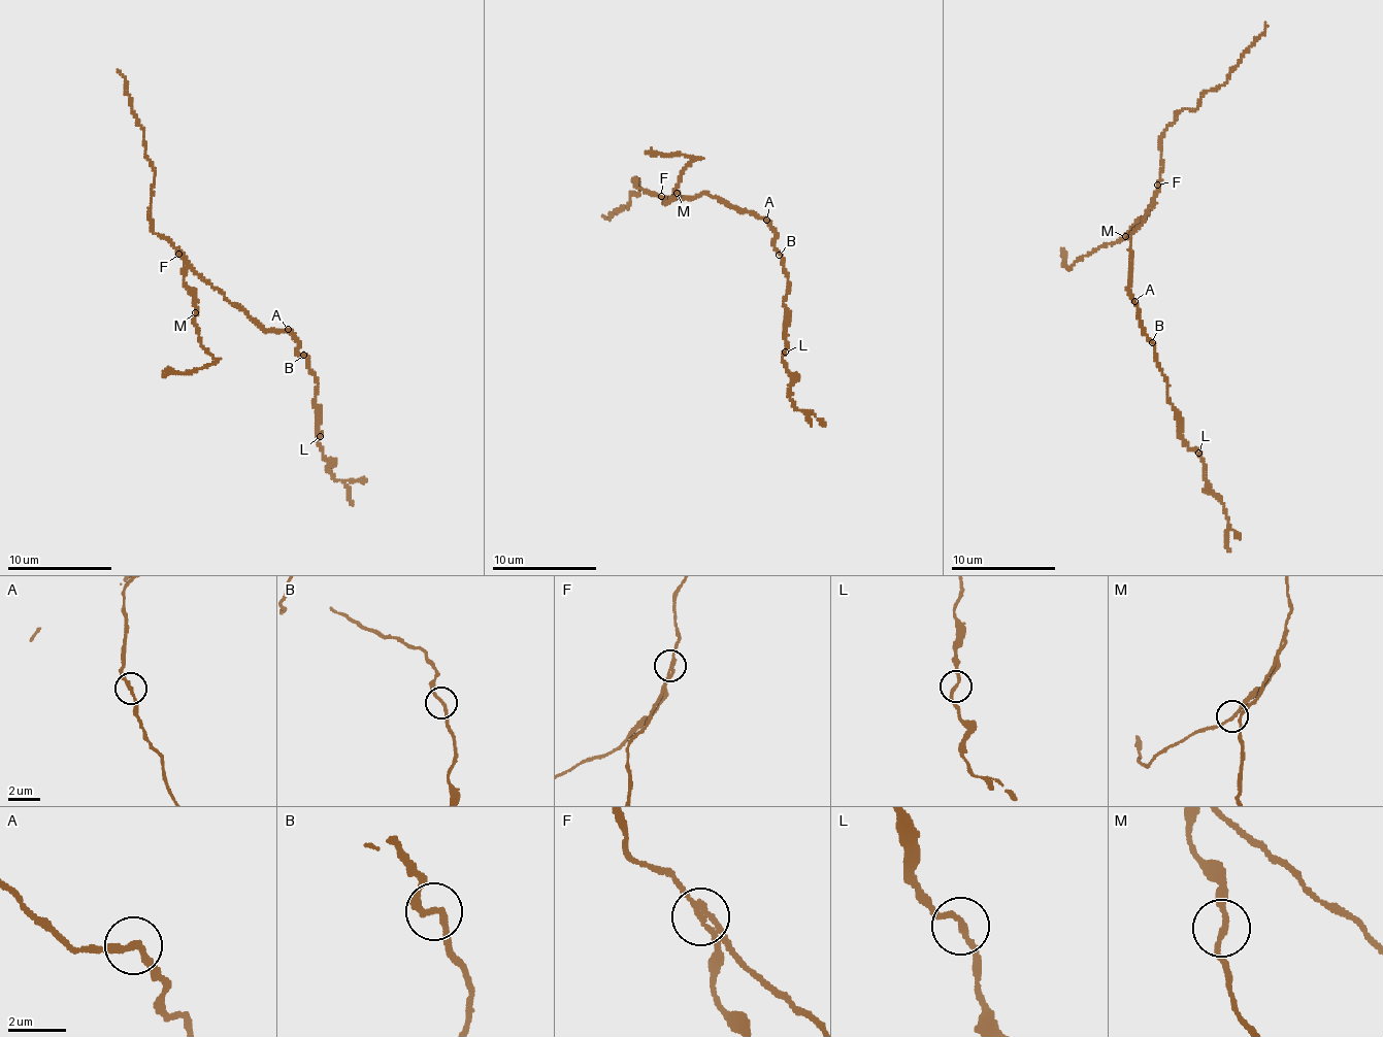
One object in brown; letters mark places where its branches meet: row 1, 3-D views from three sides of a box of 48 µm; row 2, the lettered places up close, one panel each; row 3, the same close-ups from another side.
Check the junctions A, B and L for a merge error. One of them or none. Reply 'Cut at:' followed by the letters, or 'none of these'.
Cut at: A

